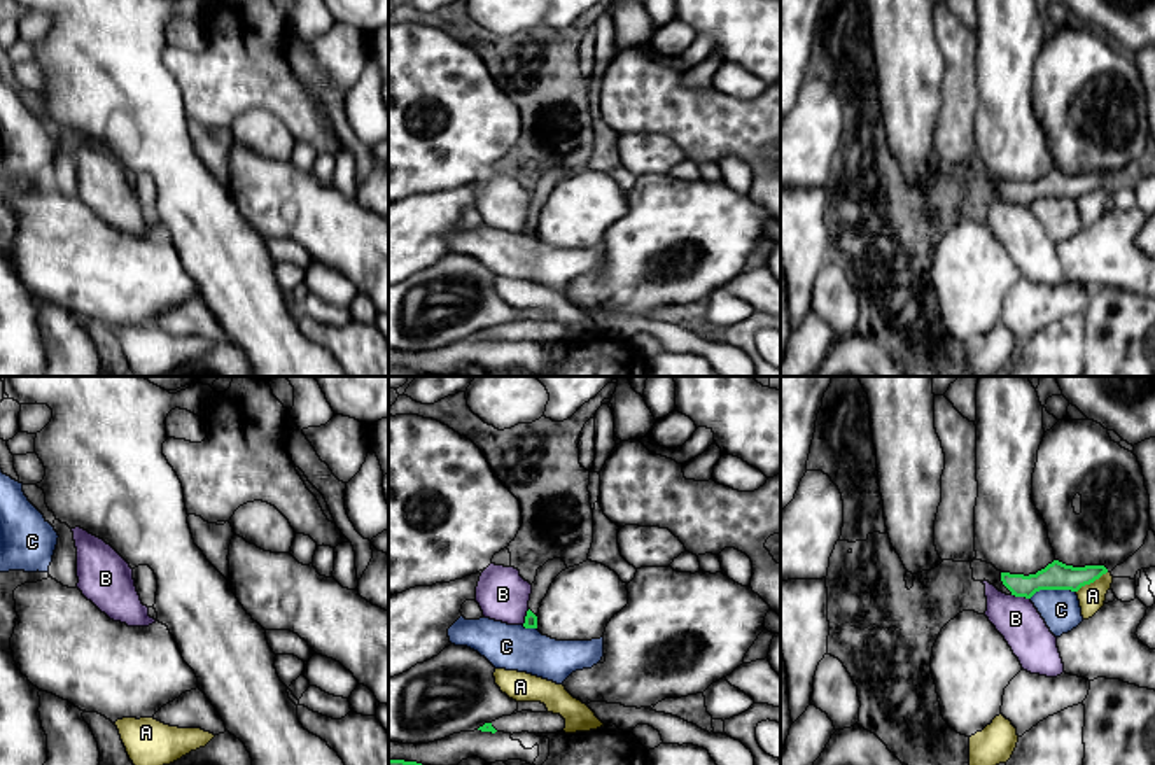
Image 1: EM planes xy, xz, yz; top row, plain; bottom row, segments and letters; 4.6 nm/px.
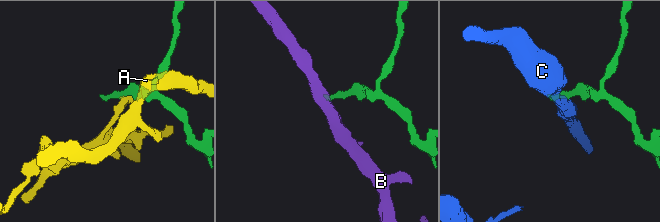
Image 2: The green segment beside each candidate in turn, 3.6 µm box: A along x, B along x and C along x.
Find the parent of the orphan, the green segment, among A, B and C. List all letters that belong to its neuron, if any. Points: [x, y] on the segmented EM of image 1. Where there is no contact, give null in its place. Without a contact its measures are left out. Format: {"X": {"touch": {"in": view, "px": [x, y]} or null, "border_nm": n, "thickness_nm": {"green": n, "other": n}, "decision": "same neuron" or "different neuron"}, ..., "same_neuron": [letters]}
{"A": {"touch": {"in": "yz", "px": [1091, 582]}, "border_nm": 170, "thickness_nm": {"green": 130, "other": 120}, "decision": "different neuron"}, "B": {"touch": {"in": "yz", "px": [1021, 596]}, "border_nm": 90, "thickness_nm": {"green": 130, "other": 200}, "decision": "different neuron"}, "C": {"touch": {"in": "yz", "px": [1052, 589]}, "border_nm": 220, "thickness_nm": {"green": 130, "other": 180}, "decision": "different neuron"}, "same_neuron": []}

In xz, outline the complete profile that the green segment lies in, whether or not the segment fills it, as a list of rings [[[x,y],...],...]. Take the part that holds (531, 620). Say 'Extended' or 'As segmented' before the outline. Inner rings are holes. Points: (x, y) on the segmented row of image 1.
Extended. [[[562,558],[548,560],[542,567],[537,569],[536,581],[532,583],[528,611],[523,623],[525,628],[537,628],[537,613],[541,607],[541,602],[546,597],[555,578],[565,569],[567,565]]]

